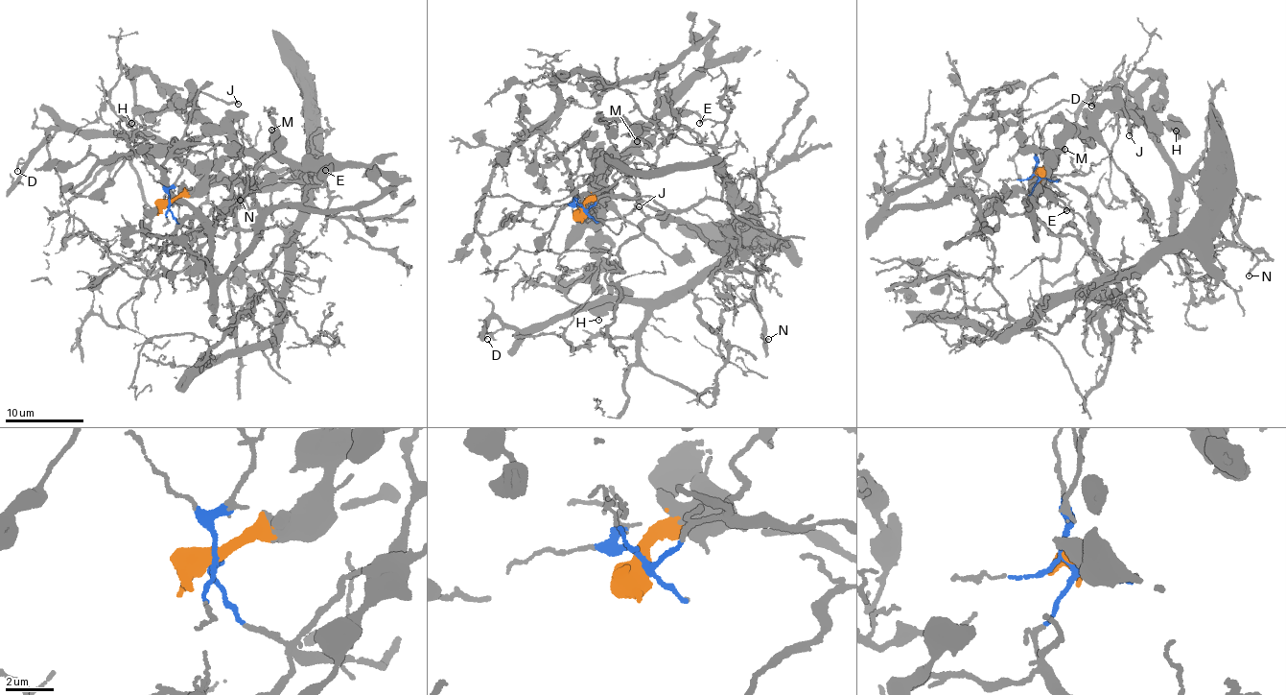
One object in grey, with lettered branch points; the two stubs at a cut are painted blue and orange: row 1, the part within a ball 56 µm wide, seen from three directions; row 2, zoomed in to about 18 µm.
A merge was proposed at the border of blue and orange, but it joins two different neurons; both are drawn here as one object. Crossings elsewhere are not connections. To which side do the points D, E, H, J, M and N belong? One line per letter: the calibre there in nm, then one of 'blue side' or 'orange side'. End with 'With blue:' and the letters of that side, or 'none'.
D: 90 nm thick; blue side
E: 180 nm thick; orange side
H: 120 nm thick; orange side
J: 180 nm thick; orange side
M: 300 nm thick; orange side
N: 160 nm thick; blue side
With blue: D, N

